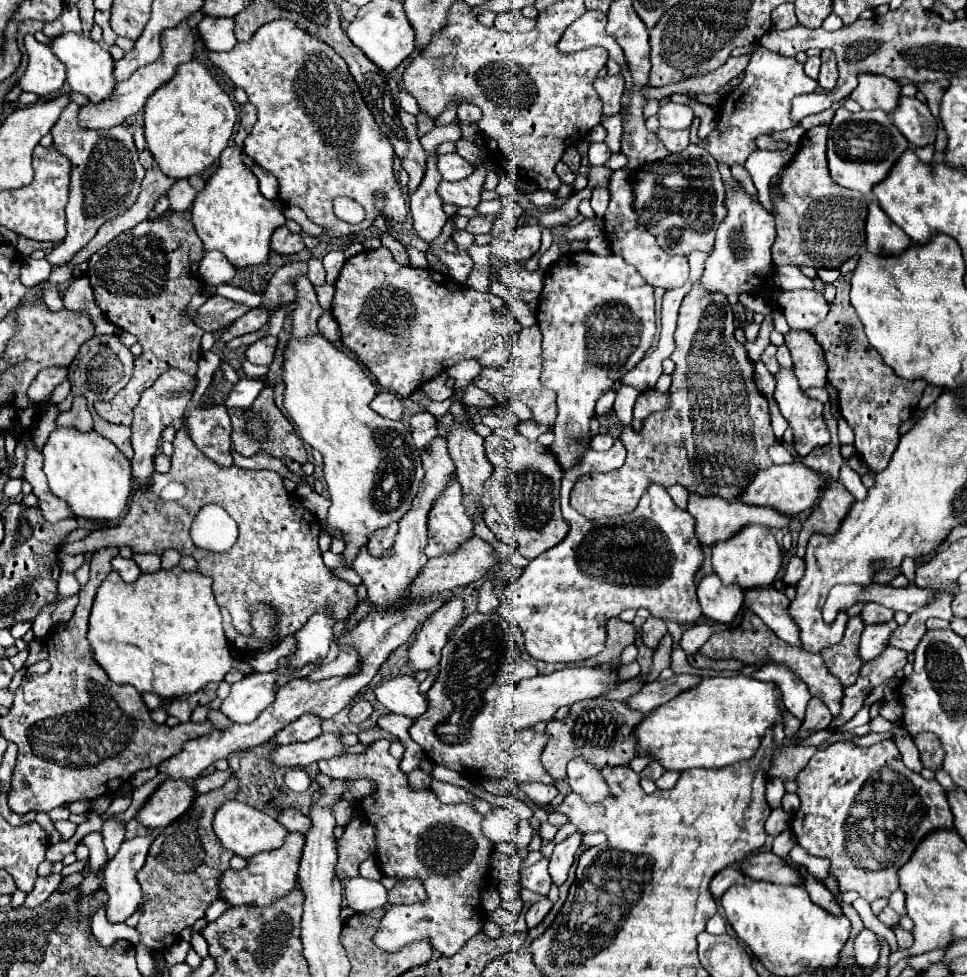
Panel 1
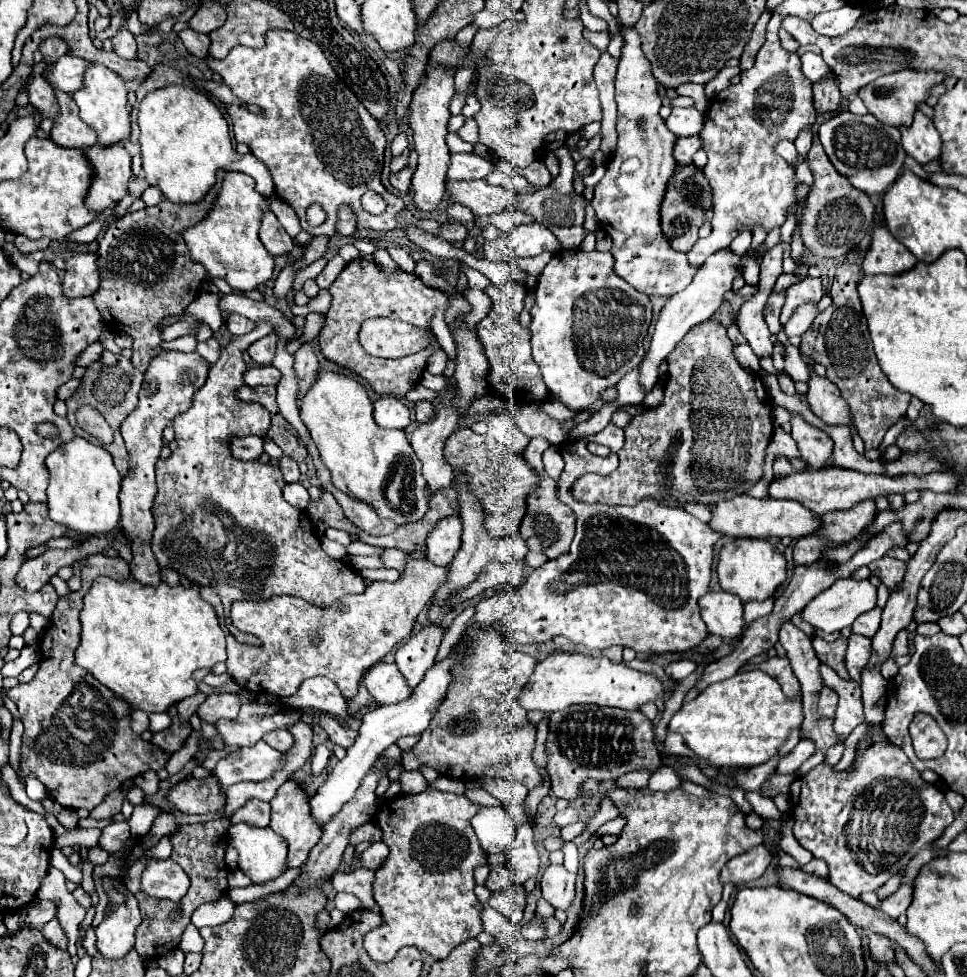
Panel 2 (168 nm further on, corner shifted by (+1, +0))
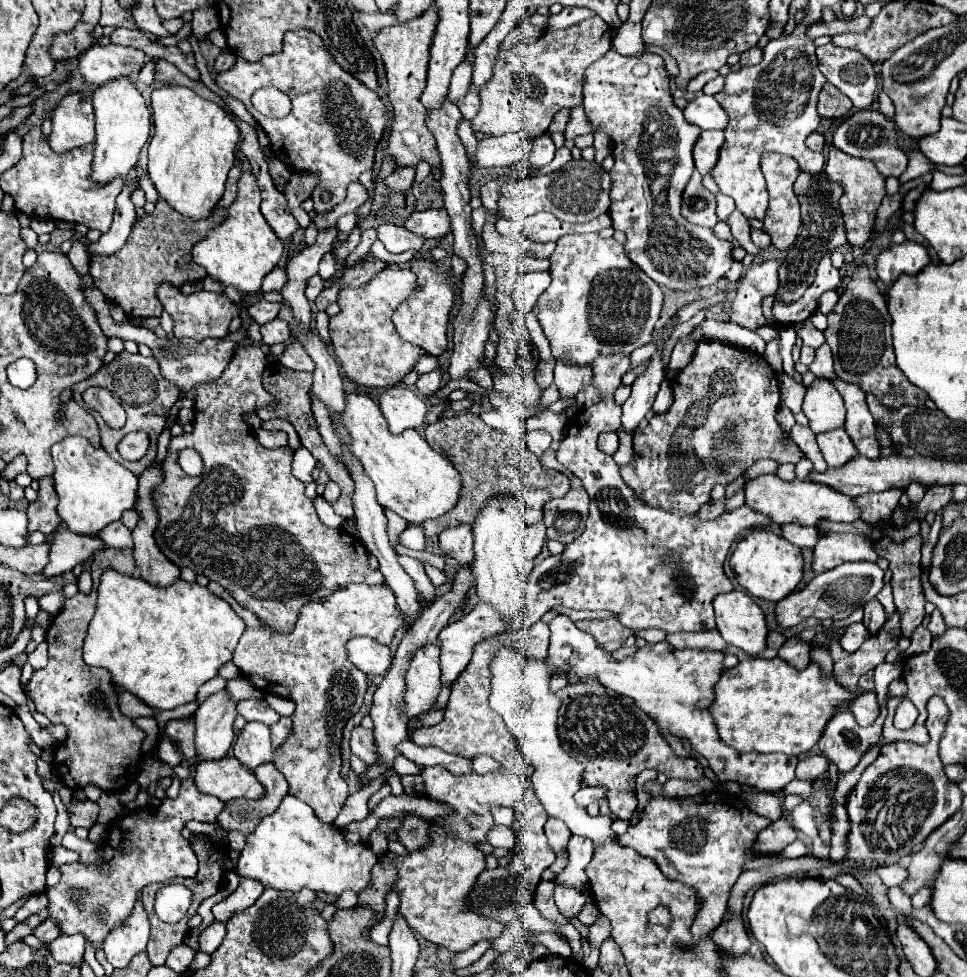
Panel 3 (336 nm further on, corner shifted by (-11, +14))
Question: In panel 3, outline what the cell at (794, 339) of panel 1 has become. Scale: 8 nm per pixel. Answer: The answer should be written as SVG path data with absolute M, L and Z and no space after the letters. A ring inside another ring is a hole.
M839 378L833 380L835 388L843 396L845 408L847 408L847 422L845 430L851 436L857 452L867 458L879 458L881 456L881 444L877 440L877 426L875 420L871 420L871 412L863 400L865 392L857 388L855 384L847 384Z

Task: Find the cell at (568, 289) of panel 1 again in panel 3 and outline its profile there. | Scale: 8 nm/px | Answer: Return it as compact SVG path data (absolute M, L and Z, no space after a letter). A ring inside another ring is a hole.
M599 234L561 236L555 244L557 246L553 254L549 256L551 286L539 296L533 308L545 336L551 342L553 356L567 356L577 364L591 364L595 356L611 356L615 350L625 350L631 354L631 350L651 342L651 332L663 306L663 292L651 278L647 278L639 268L635 268L635 264L631 264L623 246L617 240L605 240Z

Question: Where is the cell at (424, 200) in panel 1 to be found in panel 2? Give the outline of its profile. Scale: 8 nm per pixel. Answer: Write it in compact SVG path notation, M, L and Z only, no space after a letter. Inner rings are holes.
M435 68L427 72L425 80L419 84L413 102L411 102L411 130L413 144L419 154L419 164L413 176L413 200L421 212L433 212L445 196L445 172L449 162L449 148L445 142L447 136L447 120L451 118L449 102L453 98L453 72Z

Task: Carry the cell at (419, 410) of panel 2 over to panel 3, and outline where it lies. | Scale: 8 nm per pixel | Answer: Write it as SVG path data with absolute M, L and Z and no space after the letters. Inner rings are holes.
M433 370L433 372L421 374L415 382L415 388L421 396L431 396L433 392L439 390L439 384L441 384L441 370Z

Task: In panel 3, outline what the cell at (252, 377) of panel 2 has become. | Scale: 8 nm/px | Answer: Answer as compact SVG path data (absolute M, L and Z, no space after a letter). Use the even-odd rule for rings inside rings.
M293 342L285 348L285 352L279 358L279 364L283 364L285 368L291 368L291 370L303 370L303 372L315 370L315 362L311 360L307 350L299 342Z

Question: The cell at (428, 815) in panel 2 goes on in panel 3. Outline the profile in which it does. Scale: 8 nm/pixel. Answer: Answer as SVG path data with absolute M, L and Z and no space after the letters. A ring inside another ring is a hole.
M443 766L423 768L425 794L439 802L451 804L455 814L431 822L429 846L407 856L391 856L391 862L399 868L399 884L393 890L399 892L399 912L407 924L423 938L439 948L461 952L475 946L481 940L493 940L505 930L503 924L483 920L475 912L467 912L467 892L475 884L475 876L485 868L485 854L477 850L477 842L485 842L487 832L493 828L491 806L505 806L519 800L523 794L523 780L515 770L497 770L487 774L453 774Z

